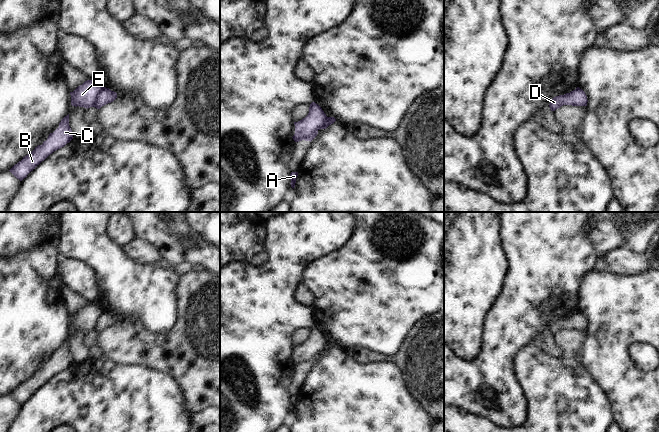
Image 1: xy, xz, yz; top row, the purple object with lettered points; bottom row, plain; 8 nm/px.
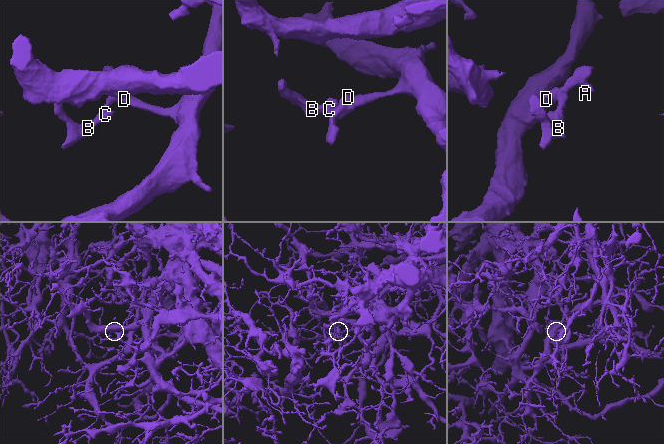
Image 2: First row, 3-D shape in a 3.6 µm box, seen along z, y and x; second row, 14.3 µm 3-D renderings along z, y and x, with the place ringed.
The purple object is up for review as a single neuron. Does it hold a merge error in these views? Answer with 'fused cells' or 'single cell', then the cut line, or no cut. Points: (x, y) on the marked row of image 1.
fused cells | xy (103, 87), (93, 106)

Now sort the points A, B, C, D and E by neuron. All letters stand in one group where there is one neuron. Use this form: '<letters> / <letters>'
A B C E / D

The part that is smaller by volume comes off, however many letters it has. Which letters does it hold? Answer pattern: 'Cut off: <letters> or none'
Cut off: A, B, C, E

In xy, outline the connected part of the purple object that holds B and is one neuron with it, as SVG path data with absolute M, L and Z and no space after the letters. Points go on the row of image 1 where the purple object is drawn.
M69 114L59 123L59 127L50 133L47 140L35 149L9 171L20 181L27 177L42 161L44 161L54 151L64 147L73 139L72 130L69 126Z

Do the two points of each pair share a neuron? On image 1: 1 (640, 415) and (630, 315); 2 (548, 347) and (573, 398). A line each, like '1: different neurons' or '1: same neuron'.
1: same neuron
2: different neurons

